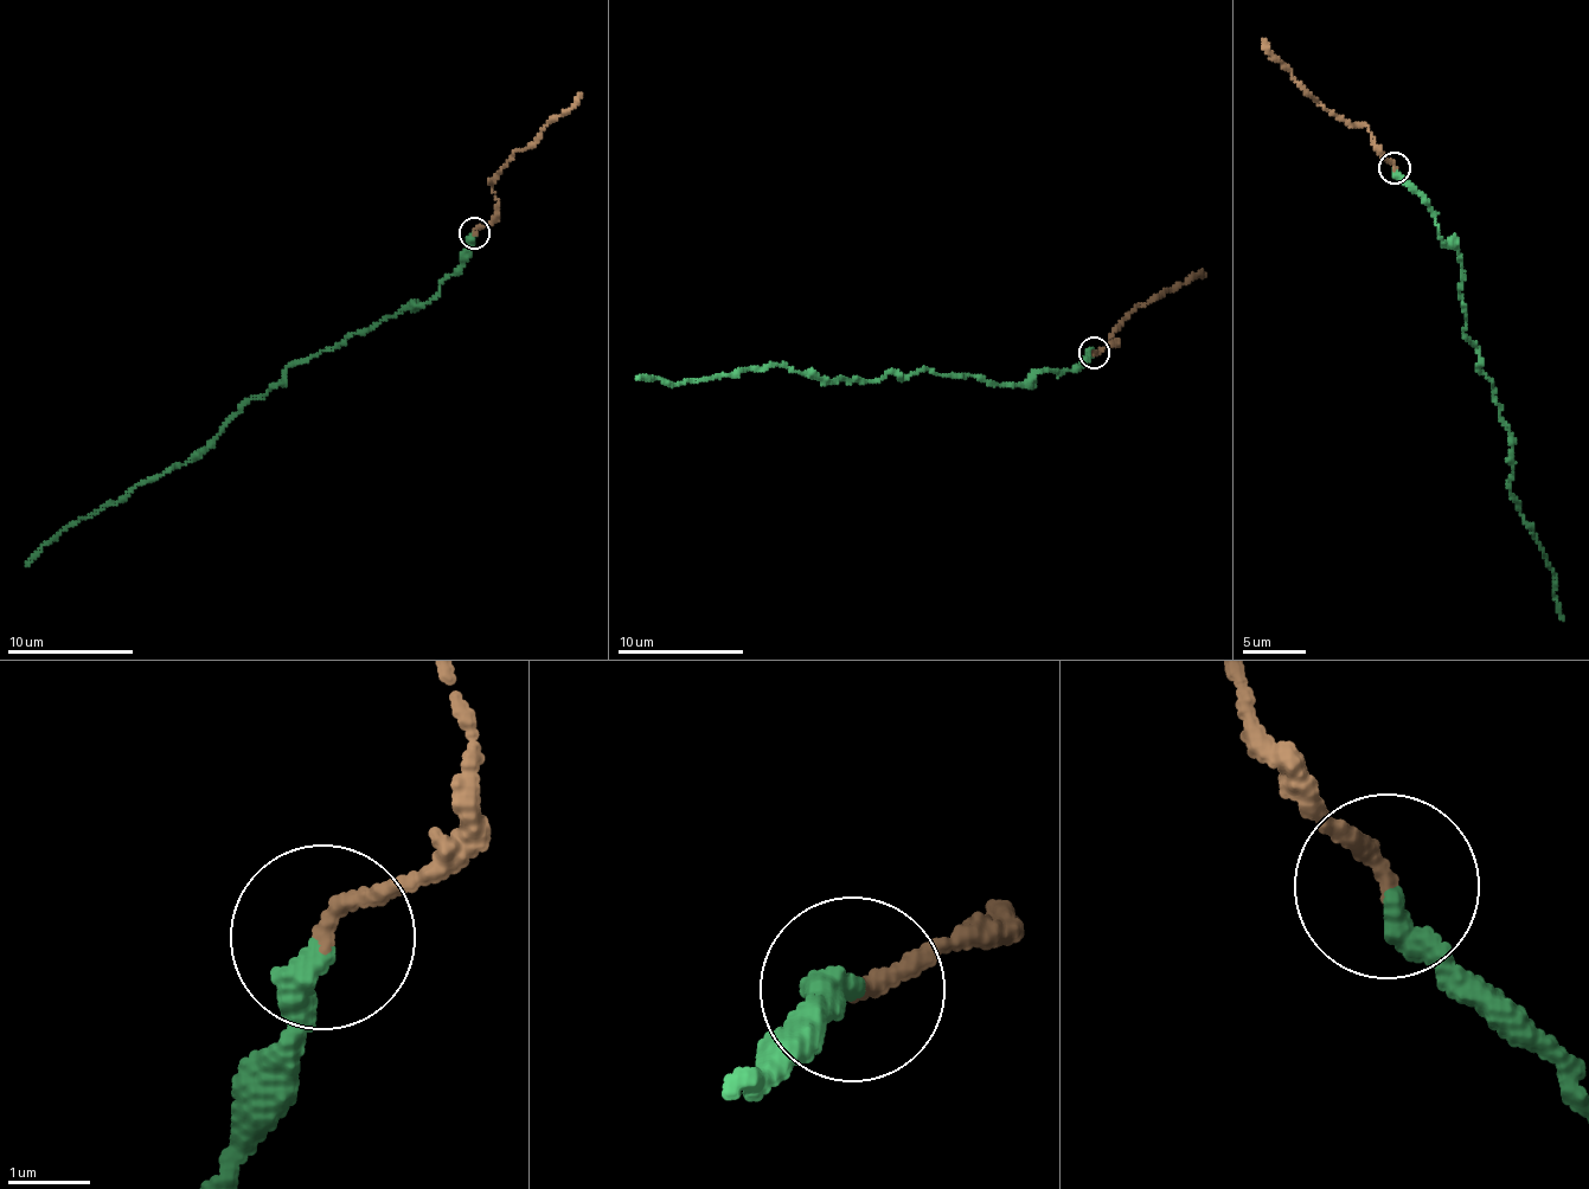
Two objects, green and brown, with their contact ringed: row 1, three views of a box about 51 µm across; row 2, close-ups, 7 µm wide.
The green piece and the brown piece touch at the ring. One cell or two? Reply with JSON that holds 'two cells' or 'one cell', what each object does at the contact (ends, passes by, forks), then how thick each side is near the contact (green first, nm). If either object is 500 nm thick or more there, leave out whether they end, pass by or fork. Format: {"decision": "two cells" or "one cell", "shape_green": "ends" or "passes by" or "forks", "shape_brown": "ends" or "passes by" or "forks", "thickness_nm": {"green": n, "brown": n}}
{"decision": "one cell", "shape_green": "ends", "shape_brown": "ends", "thickness_nm": {"green": 320, "brown": 200}}

